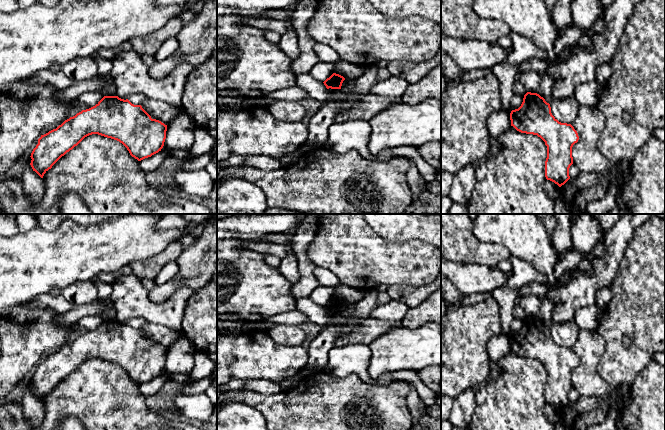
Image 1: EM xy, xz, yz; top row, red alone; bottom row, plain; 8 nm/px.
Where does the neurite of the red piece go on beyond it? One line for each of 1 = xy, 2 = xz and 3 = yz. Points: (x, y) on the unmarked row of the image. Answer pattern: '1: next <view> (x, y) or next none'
1: next none
2: next none
3: next none

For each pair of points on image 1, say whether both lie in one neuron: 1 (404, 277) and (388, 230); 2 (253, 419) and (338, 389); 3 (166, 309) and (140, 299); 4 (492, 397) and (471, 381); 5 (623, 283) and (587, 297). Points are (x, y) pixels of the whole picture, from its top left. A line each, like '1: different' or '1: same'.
1: different
2: different
3: same
4: different
5: different

